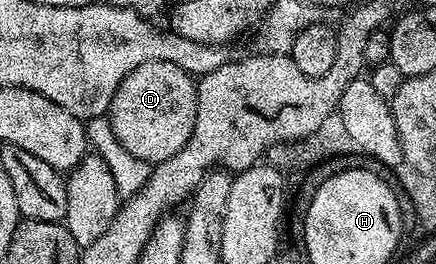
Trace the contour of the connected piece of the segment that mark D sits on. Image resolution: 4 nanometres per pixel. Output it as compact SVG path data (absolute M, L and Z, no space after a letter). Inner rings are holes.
M148 62L139 64L119 84L109 105L107 121L113 129L117 146L127 148L131 156L156 164L175 156L191 140L195 128L197 107L197 84L194 75L183 72L175 64Z

